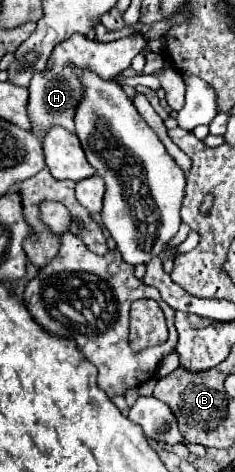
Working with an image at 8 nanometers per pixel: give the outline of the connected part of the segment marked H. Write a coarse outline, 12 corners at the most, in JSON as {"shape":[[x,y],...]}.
{"shape":[[73,34],[29,82],[31,132],[75,132],[85,94],[77,70],[113,80],[147,40]]}

